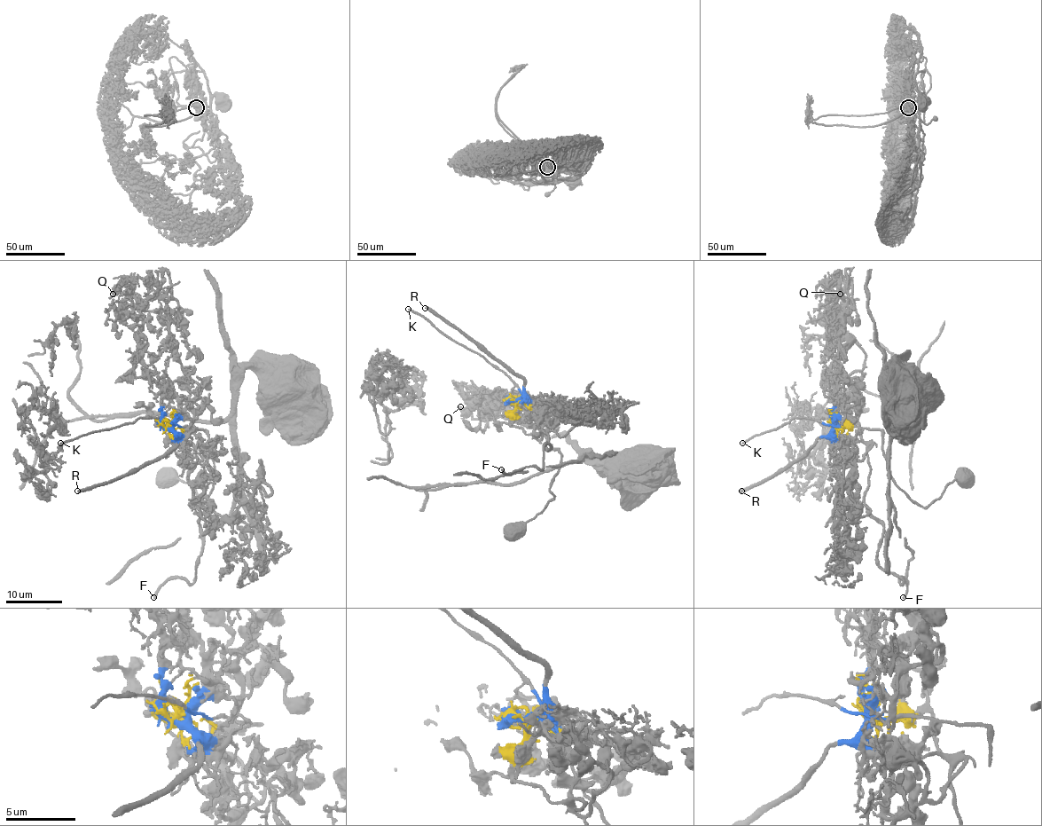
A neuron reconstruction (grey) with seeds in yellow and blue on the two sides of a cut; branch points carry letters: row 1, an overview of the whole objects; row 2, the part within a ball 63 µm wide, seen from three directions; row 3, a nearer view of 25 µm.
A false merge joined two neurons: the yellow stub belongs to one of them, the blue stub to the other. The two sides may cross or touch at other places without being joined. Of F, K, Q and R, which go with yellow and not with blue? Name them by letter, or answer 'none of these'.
F, Q

